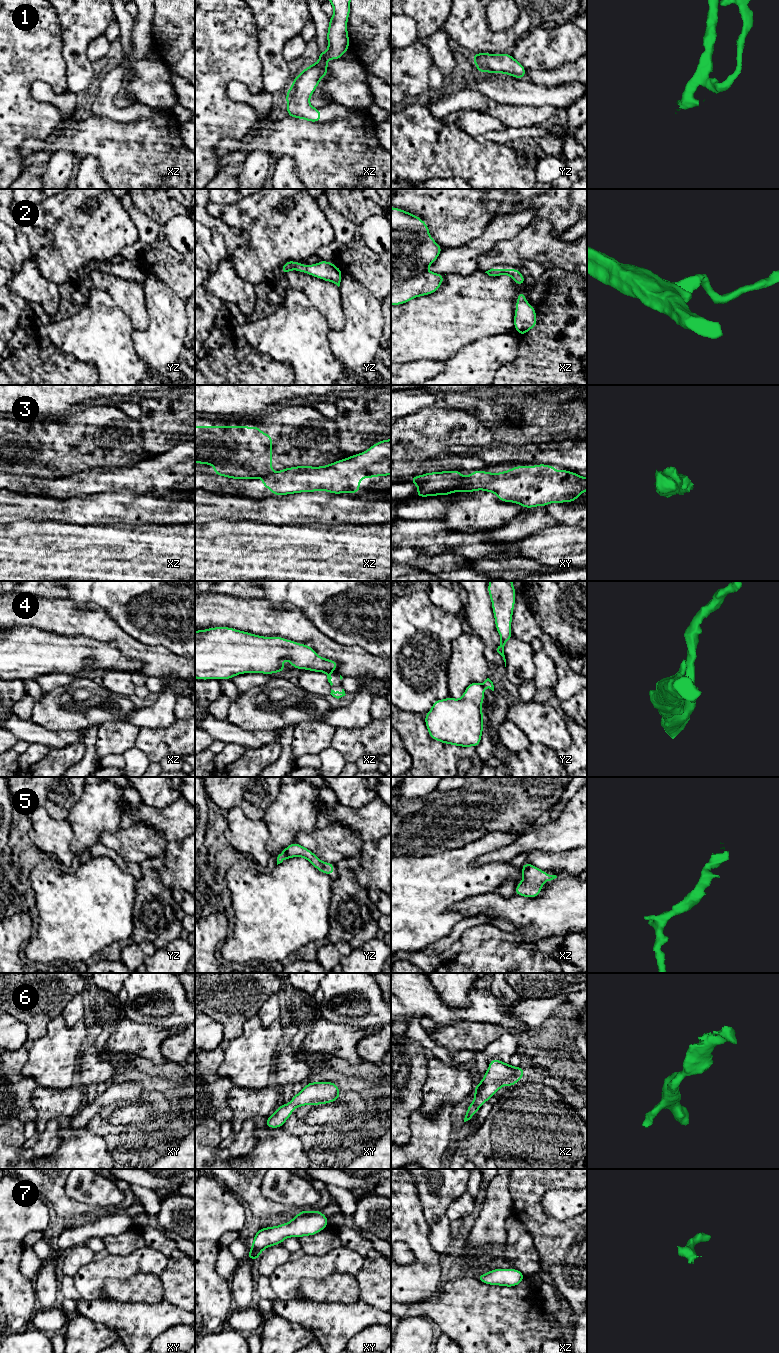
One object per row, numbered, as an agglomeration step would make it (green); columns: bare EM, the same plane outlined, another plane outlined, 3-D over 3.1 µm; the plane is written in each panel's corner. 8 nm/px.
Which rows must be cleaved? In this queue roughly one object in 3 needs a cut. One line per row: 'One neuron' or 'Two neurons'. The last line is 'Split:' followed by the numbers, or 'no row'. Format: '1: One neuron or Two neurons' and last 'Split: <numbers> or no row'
1: One neuron
2: One neuron
3: Two neurons
4: Two neurons
5: One neuron
6: One neuron
7: One neuron
Split: 3, 4

